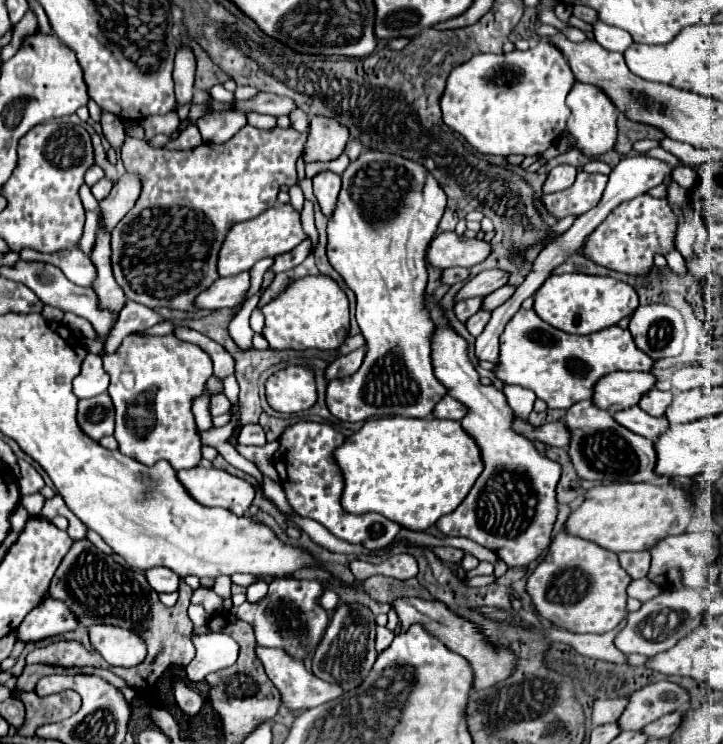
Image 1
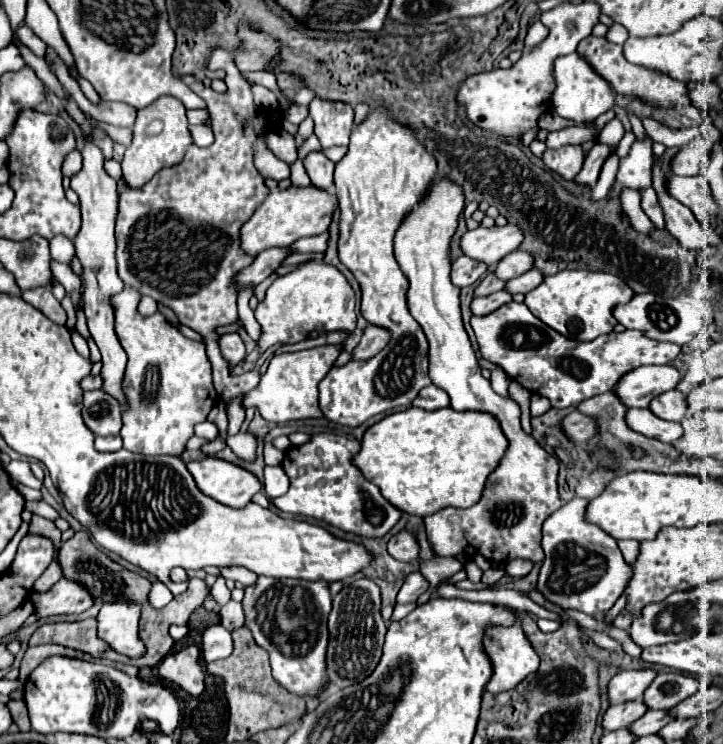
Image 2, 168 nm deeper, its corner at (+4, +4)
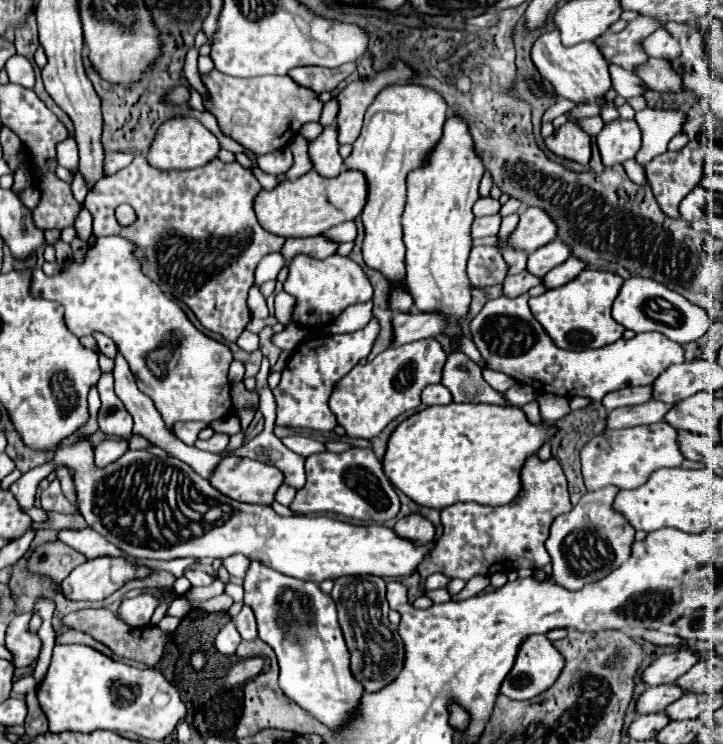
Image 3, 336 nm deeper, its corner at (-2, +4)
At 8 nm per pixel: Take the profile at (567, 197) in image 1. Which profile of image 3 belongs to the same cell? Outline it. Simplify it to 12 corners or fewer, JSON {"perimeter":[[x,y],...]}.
{"perimeter":[[614,120],[598,134],[606,168],[640,150],[634,120]]}

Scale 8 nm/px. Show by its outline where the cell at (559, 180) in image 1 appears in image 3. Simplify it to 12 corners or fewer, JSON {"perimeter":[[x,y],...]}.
{"perimeter":[[564,124],[544,142],[550,152],[584,166],[590,136]]}

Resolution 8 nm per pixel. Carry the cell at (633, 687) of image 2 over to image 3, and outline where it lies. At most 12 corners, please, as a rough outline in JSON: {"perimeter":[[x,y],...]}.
{"perimeter":[[688,648],[662,654],[642,672],[646,686],[672,684],[698,654]]}

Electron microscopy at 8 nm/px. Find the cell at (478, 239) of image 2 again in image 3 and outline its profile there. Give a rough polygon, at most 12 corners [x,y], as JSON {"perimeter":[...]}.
{"perimeter":[[524,208],[518,226],[500,252],[524,250],[530,254],[556,236],[556,224],[544,210]]}

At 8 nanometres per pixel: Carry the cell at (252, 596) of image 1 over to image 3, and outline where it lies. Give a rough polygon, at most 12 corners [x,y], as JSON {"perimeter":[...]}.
{"perimeter":[[242,554],[222,560],[234,578],[244,578],[250,560]]}

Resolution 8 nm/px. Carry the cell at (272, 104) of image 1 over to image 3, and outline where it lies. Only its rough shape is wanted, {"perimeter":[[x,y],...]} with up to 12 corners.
{"perimeter":[[356,62],[328,70],[292,68],[288,76],[308,90],[330,92],[356,70]]}

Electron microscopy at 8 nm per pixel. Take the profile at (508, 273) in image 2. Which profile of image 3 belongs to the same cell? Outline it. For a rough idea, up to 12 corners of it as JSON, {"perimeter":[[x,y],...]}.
{"perimeter":[[548,242],[528,256],[526,270],[544,276],[568,258],[564,242]]}

